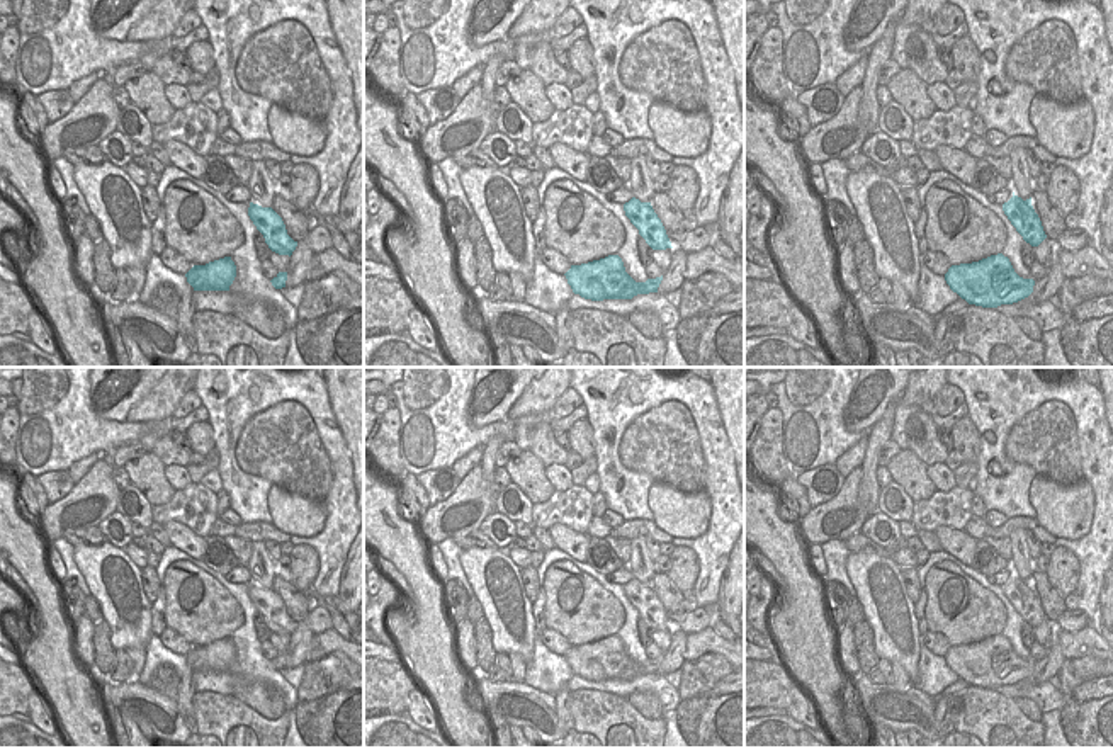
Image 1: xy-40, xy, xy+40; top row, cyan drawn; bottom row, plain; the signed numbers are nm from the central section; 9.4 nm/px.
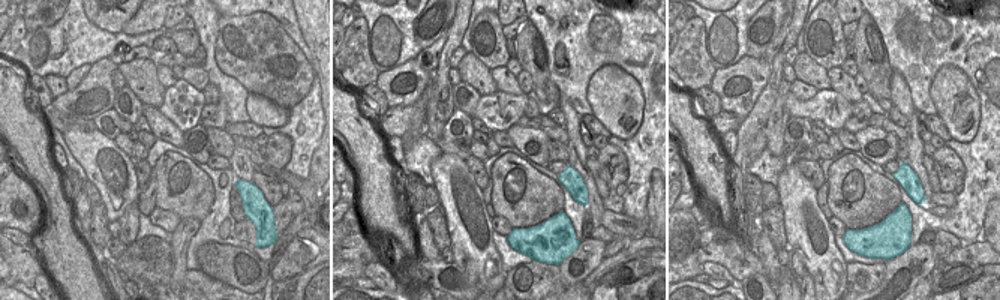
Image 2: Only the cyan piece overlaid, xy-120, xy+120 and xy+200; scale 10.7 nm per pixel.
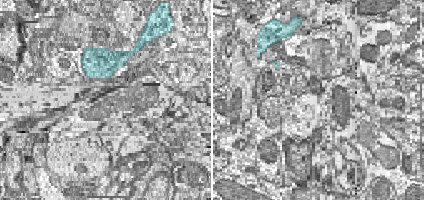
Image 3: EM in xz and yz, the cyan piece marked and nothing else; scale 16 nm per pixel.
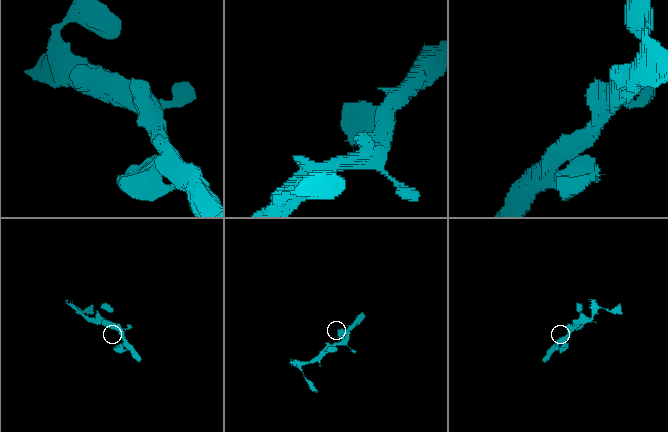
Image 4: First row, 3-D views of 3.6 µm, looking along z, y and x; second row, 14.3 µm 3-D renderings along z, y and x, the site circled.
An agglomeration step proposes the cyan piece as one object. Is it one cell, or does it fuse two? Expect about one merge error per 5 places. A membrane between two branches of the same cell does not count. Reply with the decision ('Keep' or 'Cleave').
Keep

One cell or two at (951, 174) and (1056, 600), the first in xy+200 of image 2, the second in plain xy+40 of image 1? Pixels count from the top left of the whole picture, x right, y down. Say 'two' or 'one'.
two

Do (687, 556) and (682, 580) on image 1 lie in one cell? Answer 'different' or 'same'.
same

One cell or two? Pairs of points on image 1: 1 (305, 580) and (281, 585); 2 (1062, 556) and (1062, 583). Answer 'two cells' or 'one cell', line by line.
1: two cells
2: one cell

